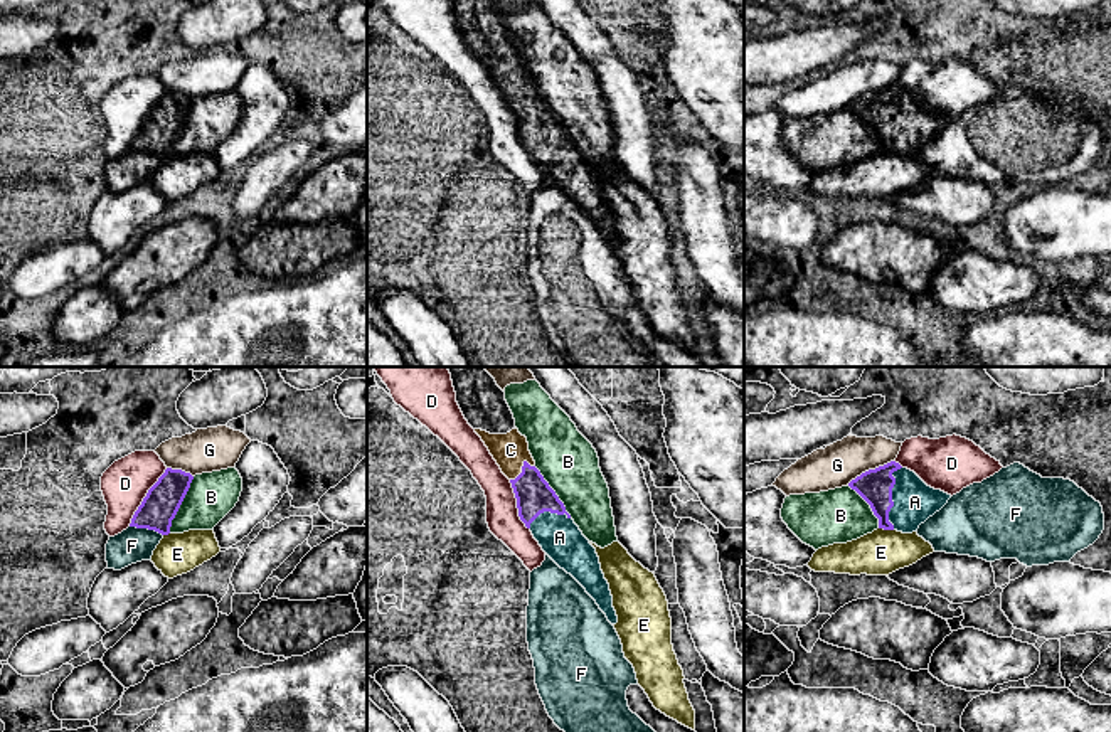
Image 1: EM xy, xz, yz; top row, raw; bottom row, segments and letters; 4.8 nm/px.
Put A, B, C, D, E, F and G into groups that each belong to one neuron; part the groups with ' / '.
A C / B / D / E / F / G

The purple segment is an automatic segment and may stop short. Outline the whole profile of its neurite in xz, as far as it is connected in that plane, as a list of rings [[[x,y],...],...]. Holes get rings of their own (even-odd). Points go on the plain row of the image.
[[[451,0],[456,25],[490,77],[510,103],[518,140],[542,173],[596,224],[611,247],[618,246],[609,207],[596,172],[535,91],[527,61],[515,50],[505,15],[493,0]]]

